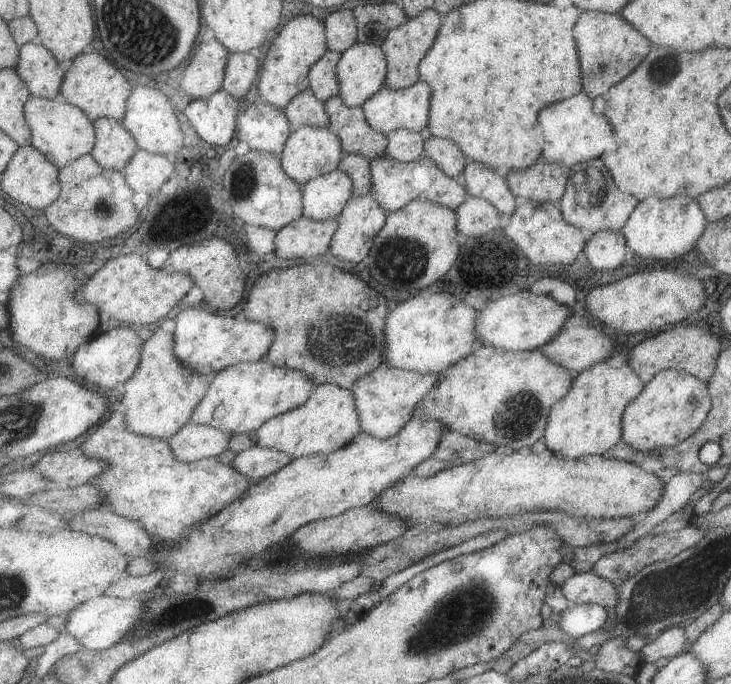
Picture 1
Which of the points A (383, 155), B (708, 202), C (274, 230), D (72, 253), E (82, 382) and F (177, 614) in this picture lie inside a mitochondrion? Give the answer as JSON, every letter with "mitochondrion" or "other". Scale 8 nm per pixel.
{"A":"other","B":"other","C":"other","D":"other","E":"other","F":"mitochondrion"}

